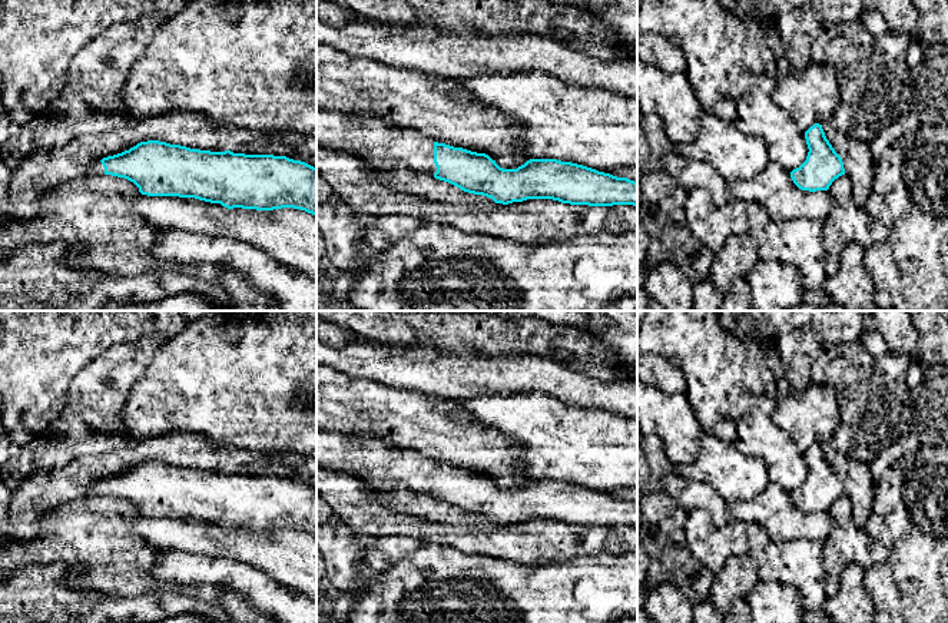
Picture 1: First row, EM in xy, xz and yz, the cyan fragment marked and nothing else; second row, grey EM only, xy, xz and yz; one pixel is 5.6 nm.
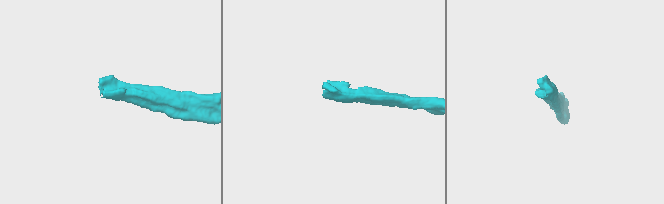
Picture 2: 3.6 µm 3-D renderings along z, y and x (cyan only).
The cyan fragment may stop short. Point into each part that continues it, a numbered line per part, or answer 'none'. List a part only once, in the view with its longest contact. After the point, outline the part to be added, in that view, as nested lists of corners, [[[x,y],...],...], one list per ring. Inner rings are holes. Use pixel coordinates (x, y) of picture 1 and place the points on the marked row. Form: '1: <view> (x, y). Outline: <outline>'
1: xz (368, 138). Outline: [[[316,107],[316,143],[339,149],[372,168],[405,168],[434,176],[434,142],[415,130],[392,127],[377,116],[342,115]]]

